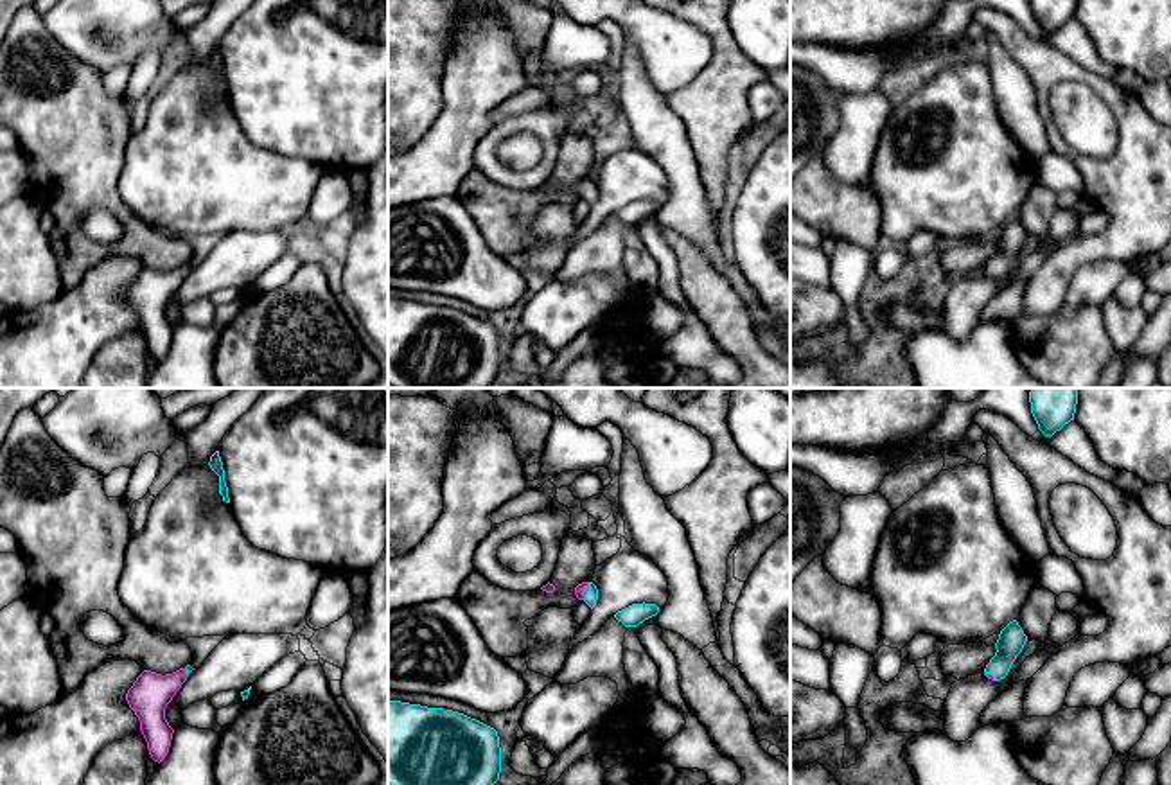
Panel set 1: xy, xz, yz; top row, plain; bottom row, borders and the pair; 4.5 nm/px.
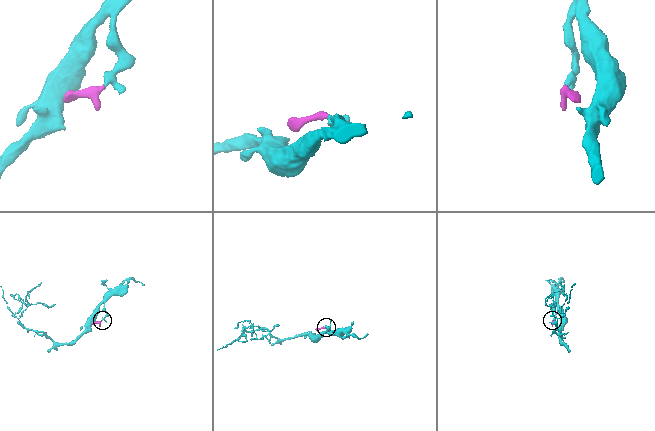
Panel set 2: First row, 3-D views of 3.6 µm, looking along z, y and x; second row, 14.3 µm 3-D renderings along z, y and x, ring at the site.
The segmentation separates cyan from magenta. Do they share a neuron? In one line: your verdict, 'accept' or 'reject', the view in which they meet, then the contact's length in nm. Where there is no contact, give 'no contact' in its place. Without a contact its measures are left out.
accept; meets cyan in xz; contact 90 nm long

